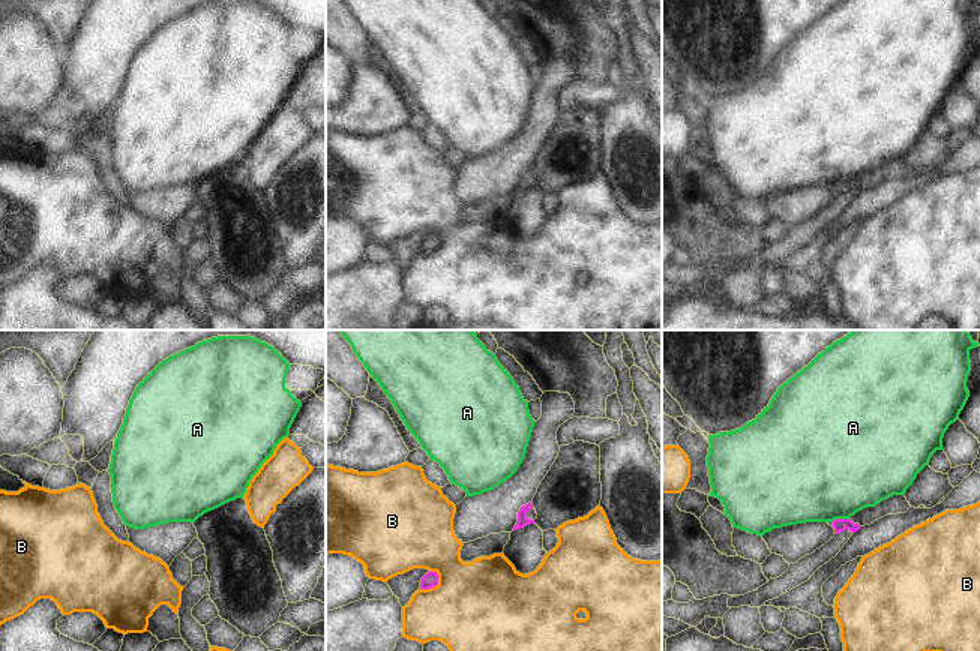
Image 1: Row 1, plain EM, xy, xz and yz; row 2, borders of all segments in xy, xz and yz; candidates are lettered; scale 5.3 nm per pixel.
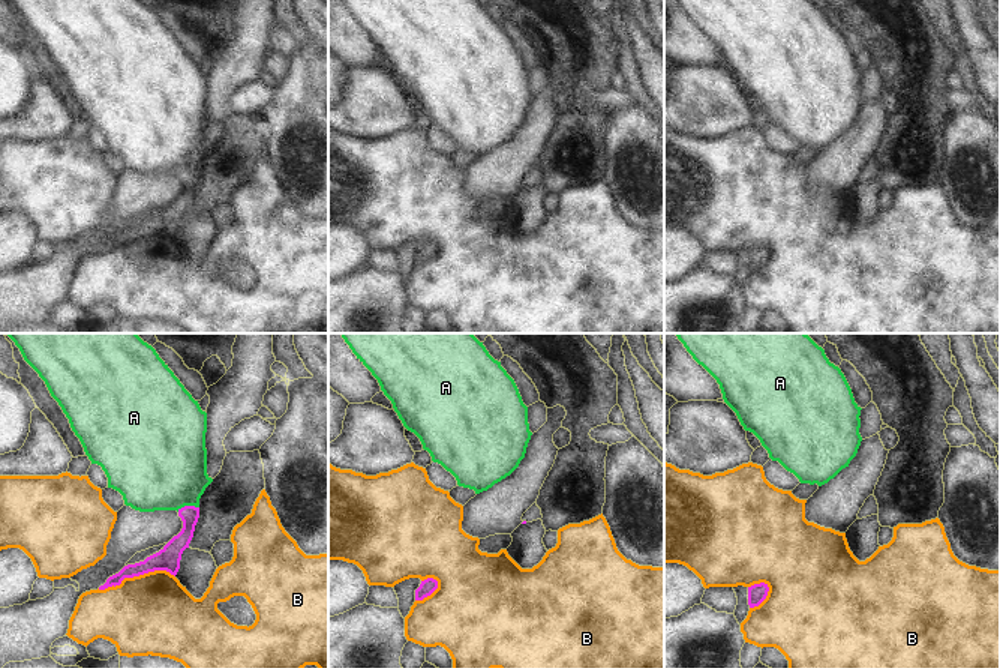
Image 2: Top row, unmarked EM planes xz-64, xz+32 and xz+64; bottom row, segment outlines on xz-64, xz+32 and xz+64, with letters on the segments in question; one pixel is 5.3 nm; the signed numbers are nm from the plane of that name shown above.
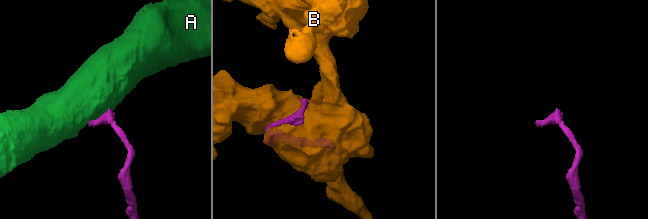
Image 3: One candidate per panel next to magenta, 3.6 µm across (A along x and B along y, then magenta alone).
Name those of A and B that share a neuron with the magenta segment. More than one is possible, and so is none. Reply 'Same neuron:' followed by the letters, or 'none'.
Same neuron: none.

